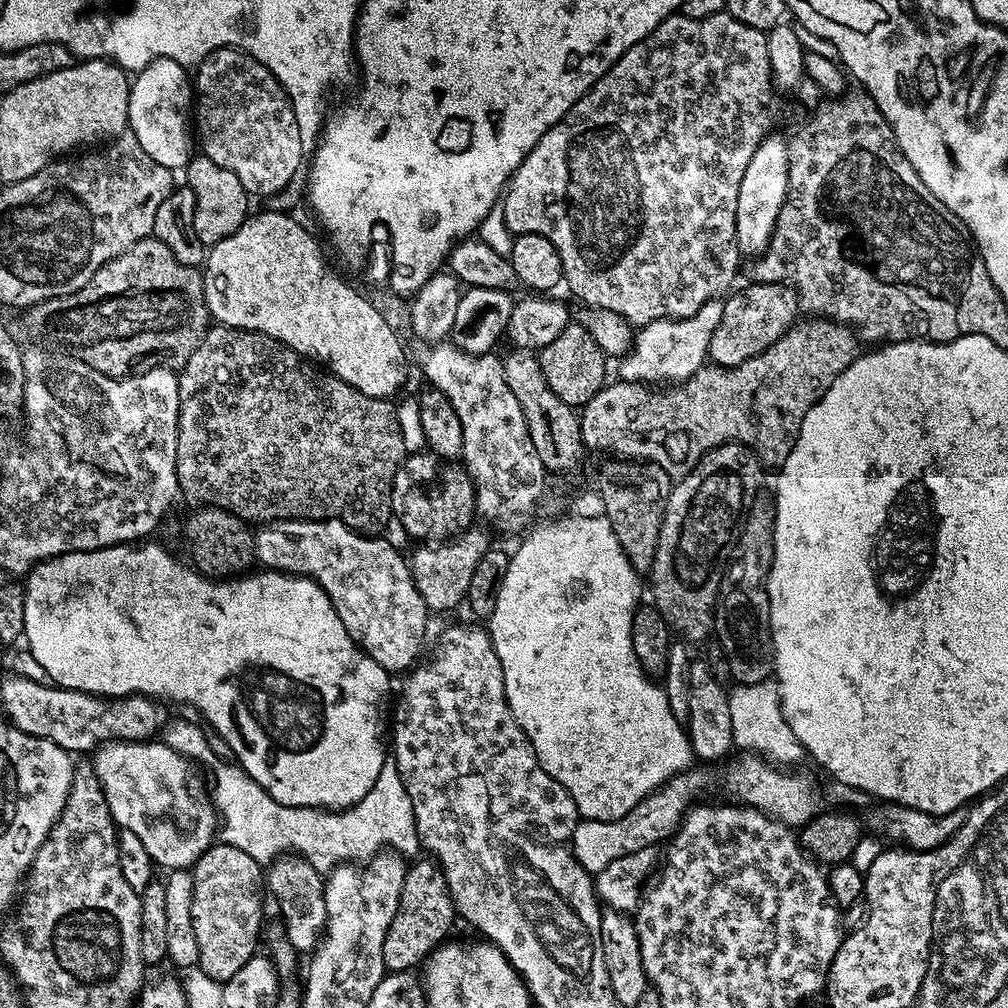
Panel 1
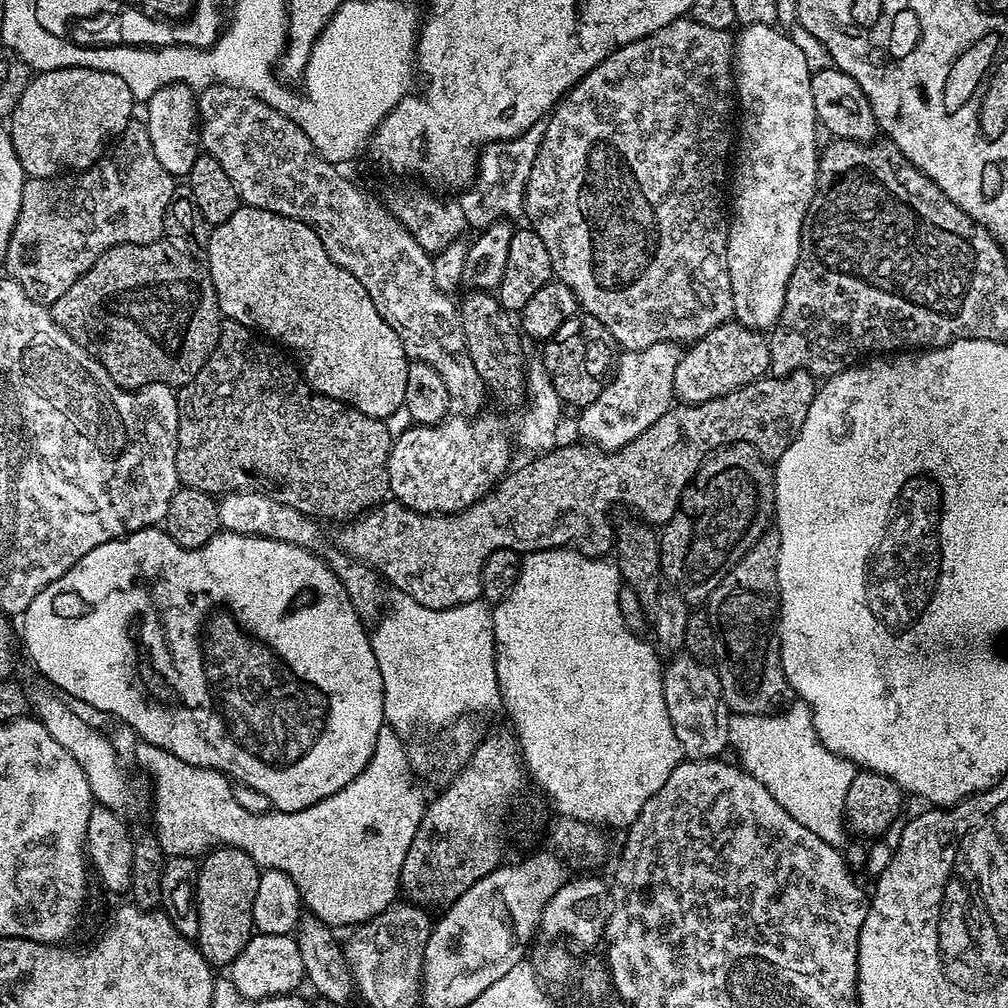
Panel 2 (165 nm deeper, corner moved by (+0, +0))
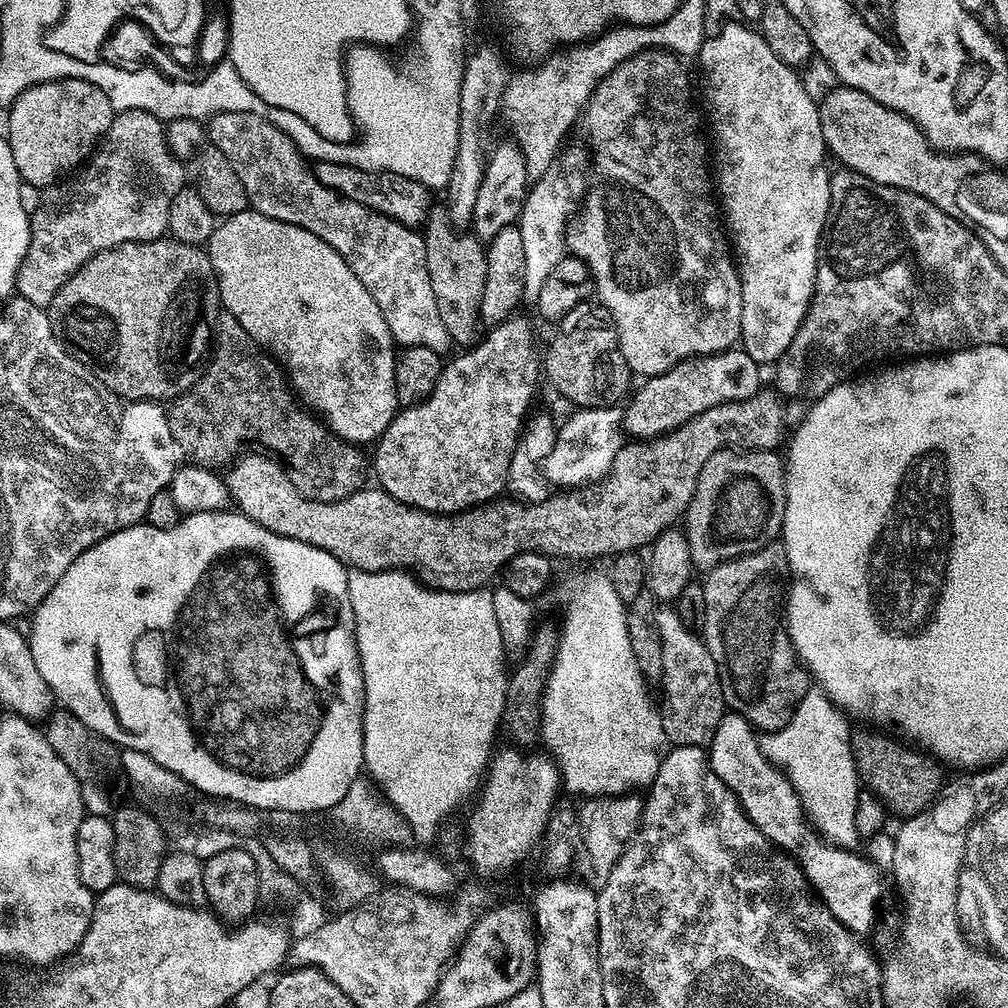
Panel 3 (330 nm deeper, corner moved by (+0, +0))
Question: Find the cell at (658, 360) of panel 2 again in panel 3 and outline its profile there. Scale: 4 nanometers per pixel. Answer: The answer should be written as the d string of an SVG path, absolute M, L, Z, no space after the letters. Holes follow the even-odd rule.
M619 407L582 408L573 411L568 421L559 425L553 452L543 460L543 477L549 485L561 489L582 488L594 484L608 475L618 450L626 443L626 432L622 427L622 412Z

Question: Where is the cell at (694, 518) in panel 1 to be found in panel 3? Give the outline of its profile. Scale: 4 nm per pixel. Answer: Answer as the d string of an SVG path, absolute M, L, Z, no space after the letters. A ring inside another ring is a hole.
M725 450L714 453L702 466L688 511L682 517L693 569L717 568L735 556L765 548L781 535L788 486L785 461L776 455L772 450Z

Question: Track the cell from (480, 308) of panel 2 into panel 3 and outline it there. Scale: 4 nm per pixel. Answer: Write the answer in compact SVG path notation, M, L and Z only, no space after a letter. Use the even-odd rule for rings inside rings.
M443 215L435 216L427 221L422 235L426 246L426 266L432 271L434 298L438 298L438 314L442 314L442 322L446 322L446 330L457 345L472 346L478 340L476 327L482 324L480 303L486 286L486 248L475 235L453 228Z

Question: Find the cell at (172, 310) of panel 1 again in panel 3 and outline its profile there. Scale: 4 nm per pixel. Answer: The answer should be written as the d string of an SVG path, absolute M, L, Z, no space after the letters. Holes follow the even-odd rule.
M171 238L158 240L139 240L126 242L114 246L110 250L102 250L94 258L90 258L76 271L70 279L54 294L54 298L46 309L48 320L52 324L52 333L58 337L65 348L78 358L93 372L115 396L127 402L130 400L151 400L153 402L171 402L180 396L186 389L196 385L206 365L210 360L210 353L214 348L214 333L216 322L220 319L222 305L220 302L220 287L216 281L216 271L207 251L203 247L195 248L186 242L178 242Z

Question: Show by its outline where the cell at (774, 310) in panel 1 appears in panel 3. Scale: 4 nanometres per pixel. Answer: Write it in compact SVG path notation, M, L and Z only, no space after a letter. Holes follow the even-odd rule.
M733 346L725 352L715 352L709 356L694 356L674 365L669 372L651 376L641 384L642 388L631 397L631 404L625 409L622 422L629 435L639 439L652 439L657 435L672 432L682 426L694 414L702 414L702 410L710 410L710 406L718 406L726 402L738 402L750 398L761 391L761 365L746 354L743 347Z

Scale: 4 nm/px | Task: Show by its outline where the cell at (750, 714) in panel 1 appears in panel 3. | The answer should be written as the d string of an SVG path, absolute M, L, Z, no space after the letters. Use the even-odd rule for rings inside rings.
M810 690L806 698L796 708L796 713L790 718L786 726L776 732L765 732L759 737L762 754L784 773L786 779L792 783L800 799L800 806L808 817L811 827L820 833L828 843L838 848L856 850L862 841L858 830L854 830L854 806L858 794L862 791L859 776L856 774L856 760L852 756L852 737L850 735L849 717L833 704L830 697L823 690Z

